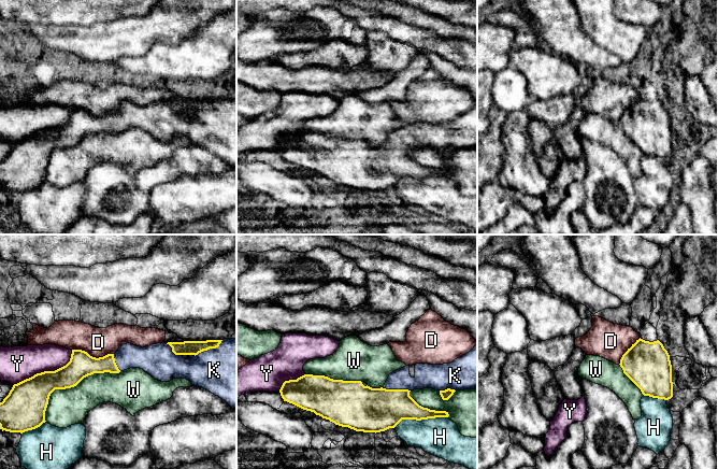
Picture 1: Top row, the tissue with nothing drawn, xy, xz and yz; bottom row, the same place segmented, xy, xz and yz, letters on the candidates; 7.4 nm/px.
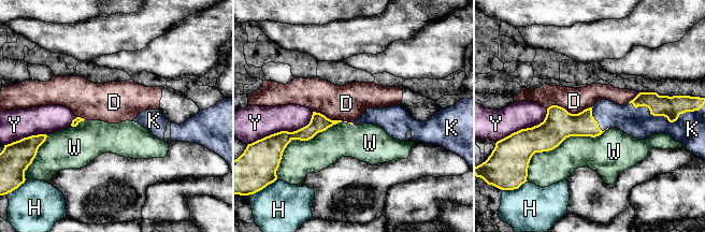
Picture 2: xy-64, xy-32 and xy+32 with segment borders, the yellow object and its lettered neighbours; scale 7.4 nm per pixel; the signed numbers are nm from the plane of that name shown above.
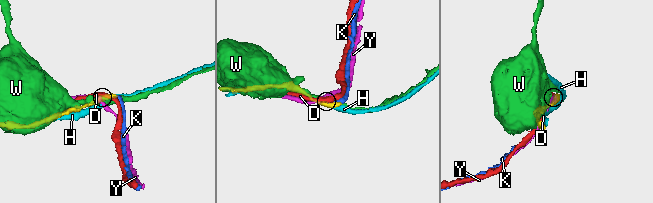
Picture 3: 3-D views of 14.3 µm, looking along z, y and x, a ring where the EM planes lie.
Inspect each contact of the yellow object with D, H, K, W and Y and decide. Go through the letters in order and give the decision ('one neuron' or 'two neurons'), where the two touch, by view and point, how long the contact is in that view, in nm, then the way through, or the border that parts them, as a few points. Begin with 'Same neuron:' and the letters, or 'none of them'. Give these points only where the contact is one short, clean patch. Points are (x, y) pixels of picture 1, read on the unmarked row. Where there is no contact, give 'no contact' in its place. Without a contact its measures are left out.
Same neuron: K
D: two neurons; contact xy (91, 115); length 320 nm
H: two neurons; contact xz (420, 179); length 420 nm
K: one neuron; contact xy (209, 108); length 240 nm
W: two neurons; contact xy (72, 145); length 700 nm
Y: two neurons; contact xy (45, 130); length 500 nm

